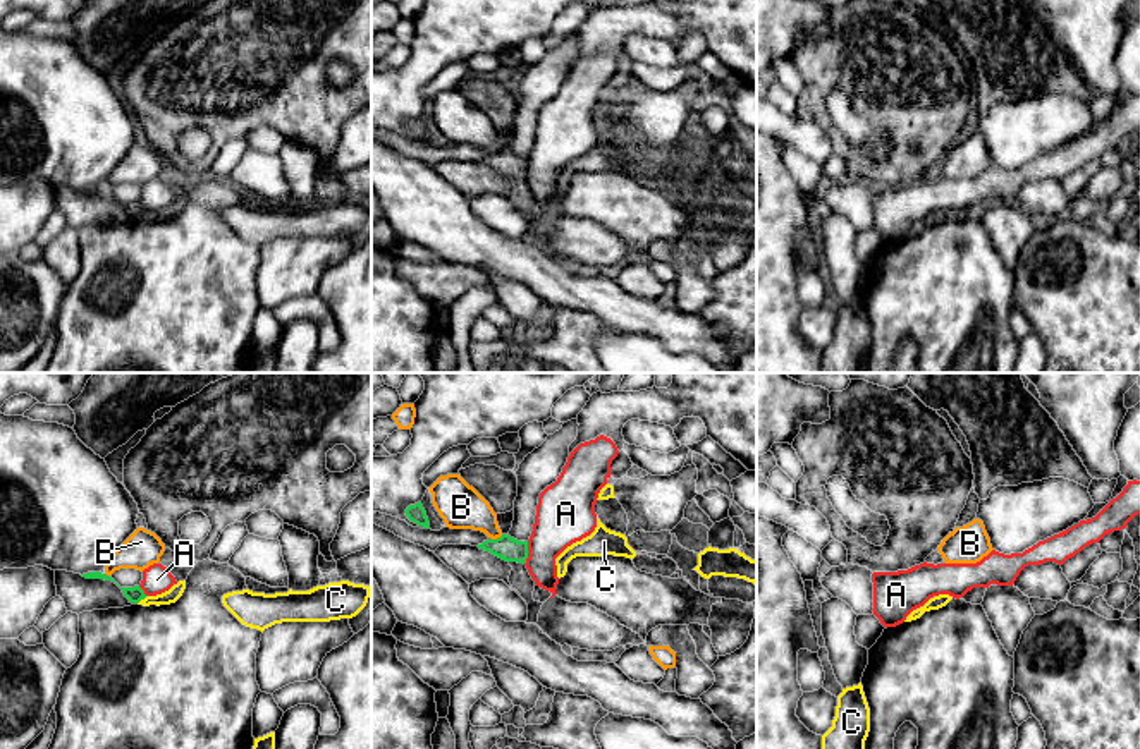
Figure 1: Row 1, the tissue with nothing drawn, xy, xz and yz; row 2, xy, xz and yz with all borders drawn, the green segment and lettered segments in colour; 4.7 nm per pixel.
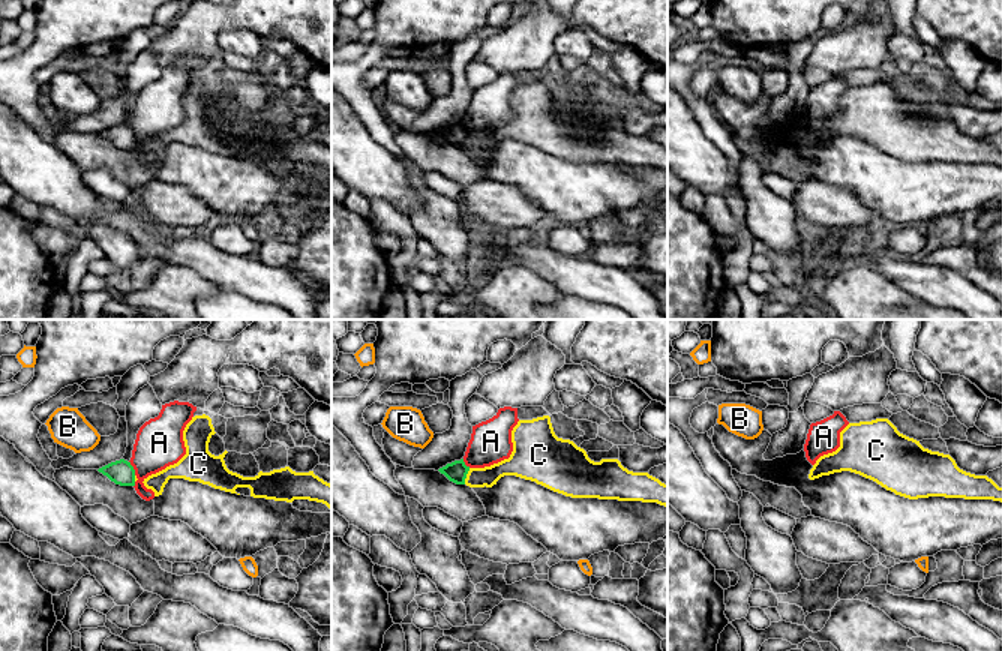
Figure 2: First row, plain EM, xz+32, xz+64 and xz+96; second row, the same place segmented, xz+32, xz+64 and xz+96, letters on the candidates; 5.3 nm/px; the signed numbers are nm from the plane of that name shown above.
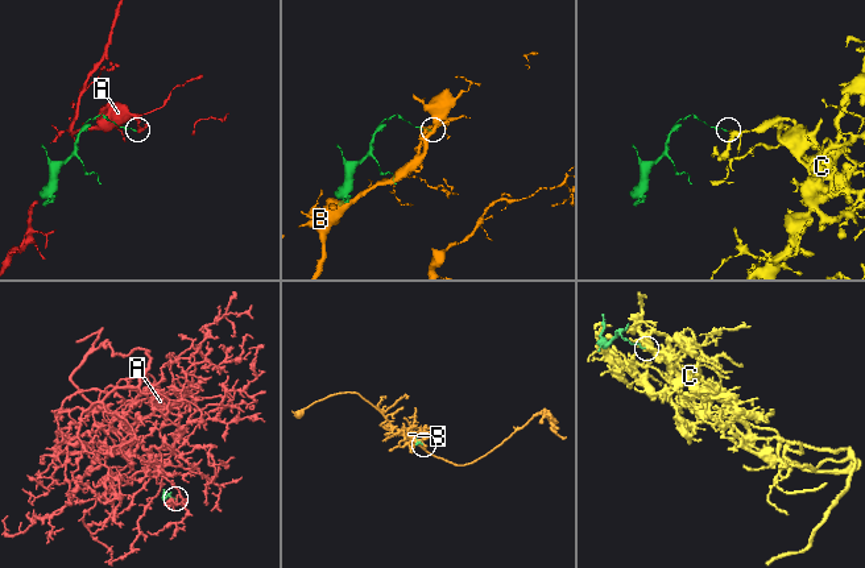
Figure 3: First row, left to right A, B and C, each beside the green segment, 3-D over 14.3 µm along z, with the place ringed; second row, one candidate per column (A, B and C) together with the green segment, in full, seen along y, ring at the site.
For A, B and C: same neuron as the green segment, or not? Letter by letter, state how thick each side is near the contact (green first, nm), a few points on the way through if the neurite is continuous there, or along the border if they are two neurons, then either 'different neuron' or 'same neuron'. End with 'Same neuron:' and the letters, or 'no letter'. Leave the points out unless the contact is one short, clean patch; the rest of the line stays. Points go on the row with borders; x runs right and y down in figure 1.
A: calibres 120 and 260 nm; border xz (528, 541), (525, 564); different neuron
B: calibres 120 and 200 nm; border xz (502, 535), (492, 540); different neuron
C: calibres 80 and 70 nm; border xy (147, 596), (138, 603); different neuron
Same neuron: no letter

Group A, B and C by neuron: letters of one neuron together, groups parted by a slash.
A / B / C

